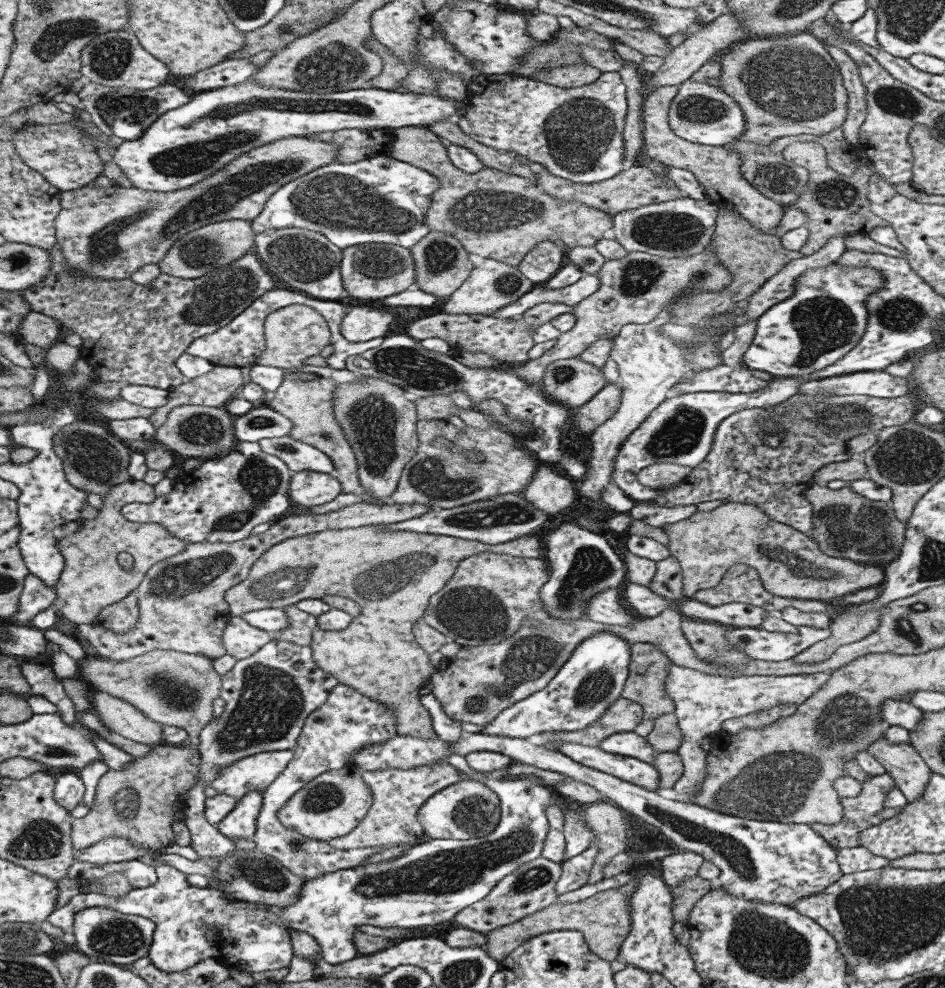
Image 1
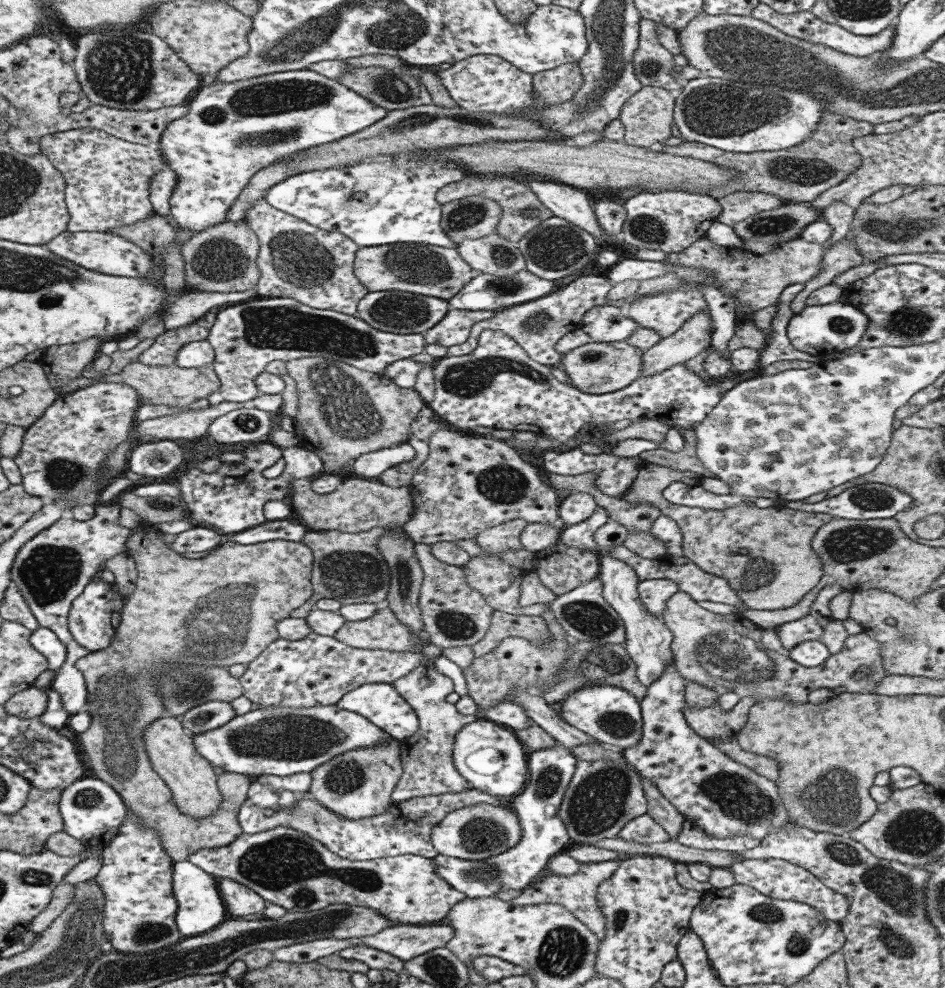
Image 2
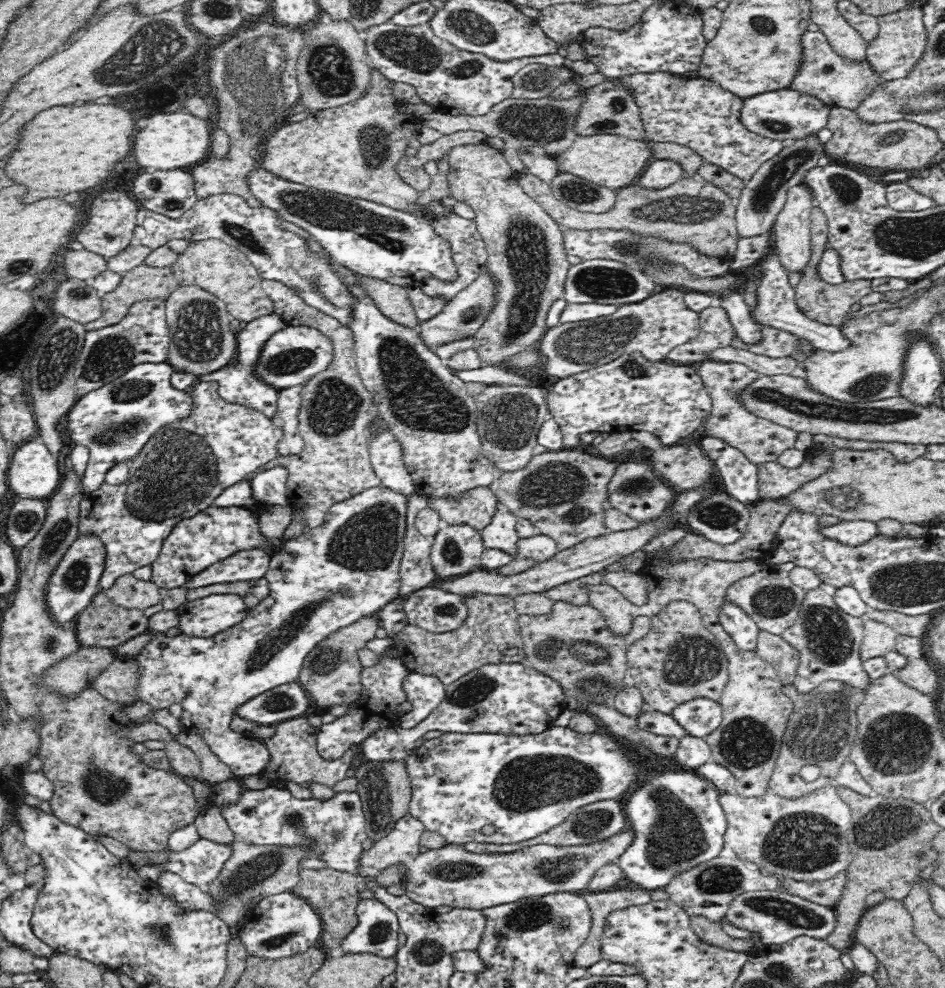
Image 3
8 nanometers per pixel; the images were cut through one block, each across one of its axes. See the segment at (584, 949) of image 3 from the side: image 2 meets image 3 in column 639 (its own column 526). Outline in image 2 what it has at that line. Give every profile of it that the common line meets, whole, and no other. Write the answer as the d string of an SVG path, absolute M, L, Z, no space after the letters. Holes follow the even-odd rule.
M618 861L580 864L578 872L573 876L544 874L541 879L524 889L520 896L510 902L518 906L546 903L562 905L602 940L606 935L606 916L602 914L602 908L598 906L597 891L604 880L610 879L610 876L614 875L619 864Z

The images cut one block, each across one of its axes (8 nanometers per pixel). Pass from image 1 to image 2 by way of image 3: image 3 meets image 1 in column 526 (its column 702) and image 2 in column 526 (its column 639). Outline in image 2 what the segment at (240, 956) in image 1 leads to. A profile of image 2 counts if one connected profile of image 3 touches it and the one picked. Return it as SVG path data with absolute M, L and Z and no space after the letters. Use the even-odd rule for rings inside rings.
M560 743L556 745L529 753L528 772L529 778L525 788L518 795L509 798L511 809L519 818L519 824L522 826L522 841L510 851L504 852L499 856L489 857L482 861L466 861L456 858L437 855L433 860L436 863L437 874L452 888L457 889L468 899L477 899L478 897L495 896L498 892L504 890L520 890L530 887L546 874L546 866L549 861L560 852L567 851L573 843L569 838L566 826L559 816L559 806L562 804L566 788L574 776L576 764L579 758L576 758L569 749Z

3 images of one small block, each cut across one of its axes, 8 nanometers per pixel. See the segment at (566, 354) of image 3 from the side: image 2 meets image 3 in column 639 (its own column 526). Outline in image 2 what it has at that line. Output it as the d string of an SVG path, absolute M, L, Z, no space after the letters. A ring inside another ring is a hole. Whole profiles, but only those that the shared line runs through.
M585 275L568 285L557 287L554 292L550 292L550 294L538 298L538 300L496 311L496 316L482 320L482 322L478 322L478 325L472 326L470 337L468 337L466 343L448 347L446 358L470 355L470 352L478 347L479 337L485 331L497 331L514 340L535 362L555 369L559 367L563 358L563 354L556 351L555 345L566 334L582 327L584 314L592 310L594 306L616 306L625 309L624 299L606 299L613 285L613 282L603 275Z

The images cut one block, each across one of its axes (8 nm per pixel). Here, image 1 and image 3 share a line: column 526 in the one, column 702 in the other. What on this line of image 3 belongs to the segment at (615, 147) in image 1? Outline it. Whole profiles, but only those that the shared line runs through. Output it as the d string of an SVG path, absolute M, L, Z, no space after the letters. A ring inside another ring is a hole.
M653 72L644 74L634 74L621 78L614 78L620 85L624 85L634 101L639 106L639 115L641 116L645 139L647 142L674 142L682 146L691 148L698 156L701 156L705 162L709 162L714 166L723 168L726 172L737 176L745 183L754 176L754 172L758 170L766 162L779 154L787 142L782 140L772 140L763 138L754 132L748 131L740 121L740 108L742 108L743 98L725 91L718 83L708 80L704 77L689 78L680 77L668 72Z

